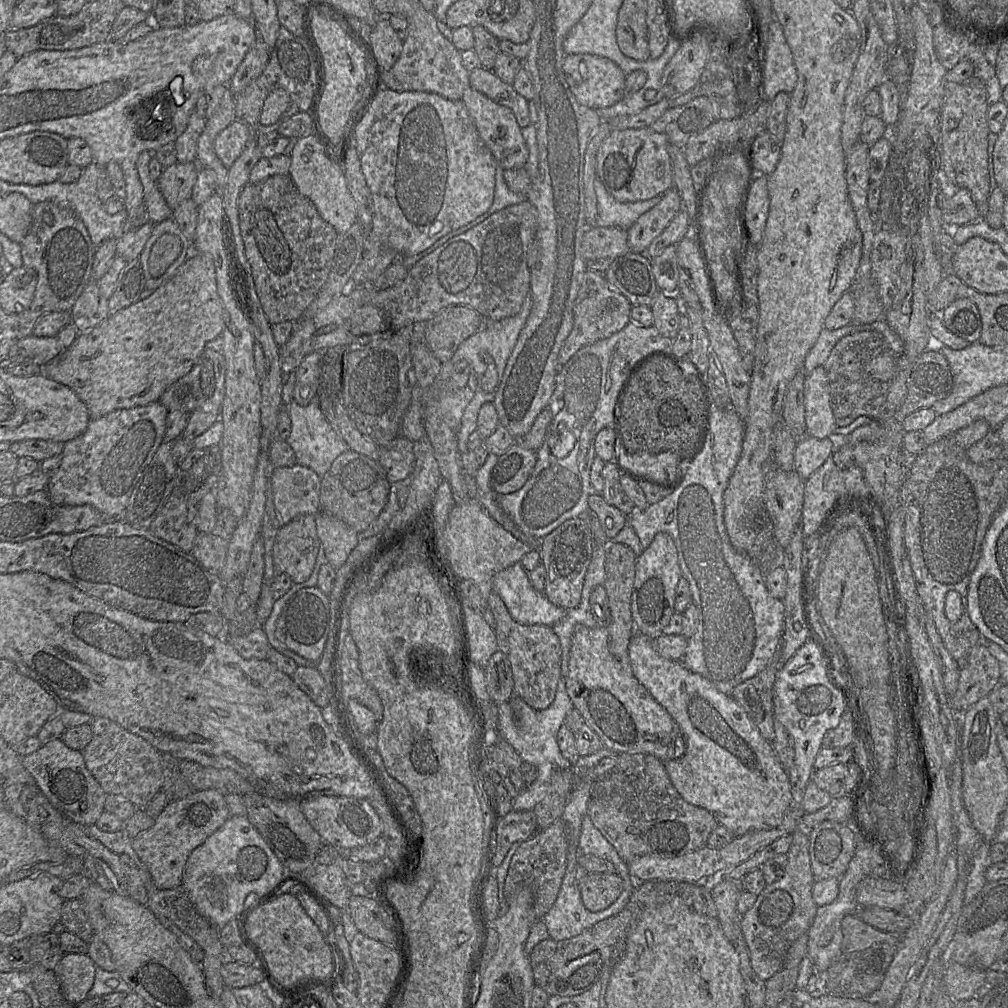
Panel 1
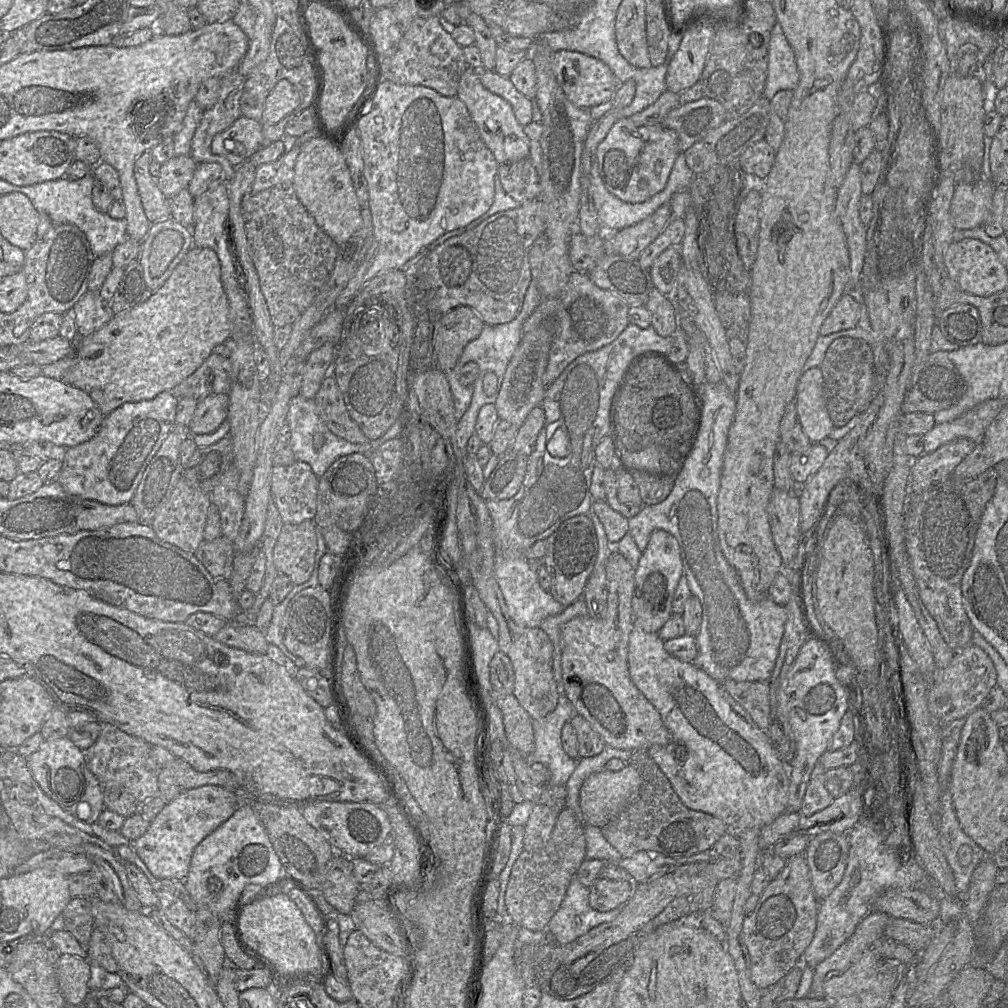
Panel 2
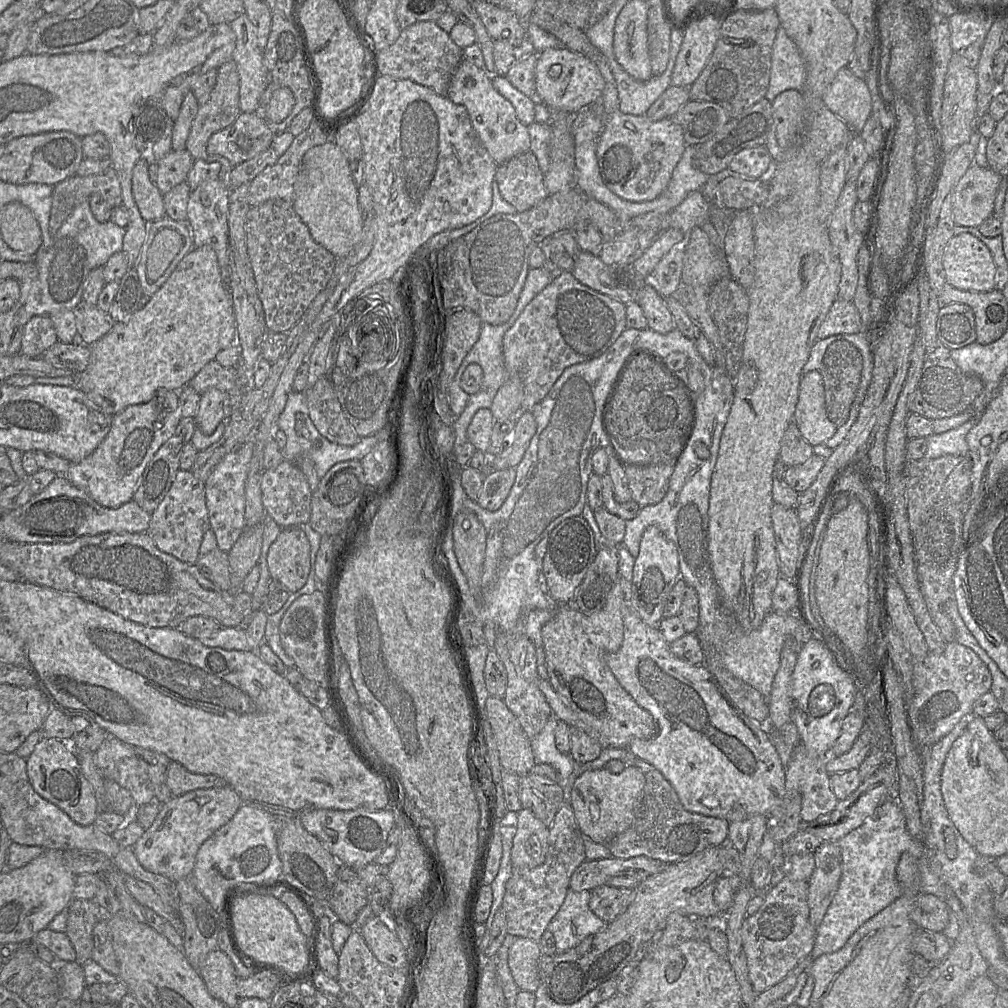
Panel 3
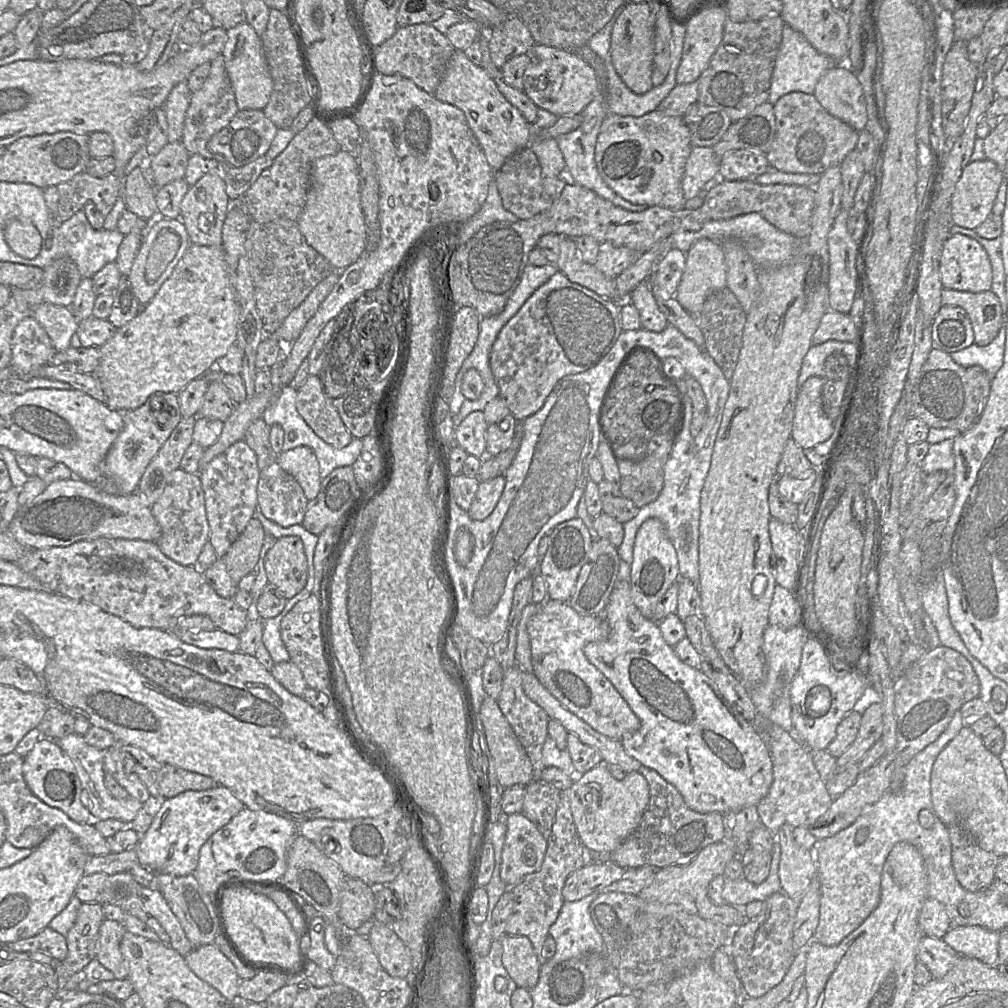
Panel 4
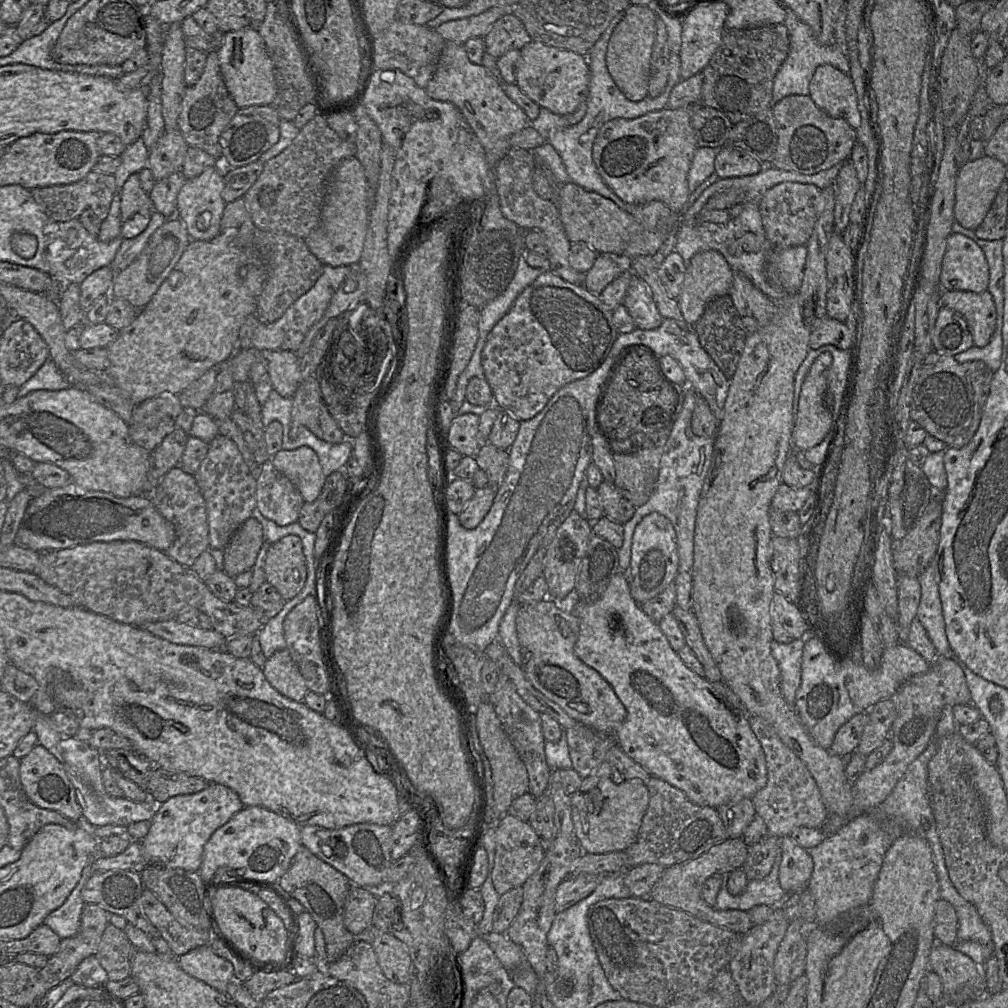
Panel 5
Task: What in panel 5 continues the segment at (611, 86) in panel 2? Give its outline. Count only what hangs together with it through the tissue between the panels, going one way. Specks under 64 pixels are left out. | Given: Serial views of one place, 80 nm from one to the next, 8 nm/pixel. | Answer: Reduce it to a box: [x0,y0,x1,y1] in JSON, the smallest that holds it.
[515,41,590,116]

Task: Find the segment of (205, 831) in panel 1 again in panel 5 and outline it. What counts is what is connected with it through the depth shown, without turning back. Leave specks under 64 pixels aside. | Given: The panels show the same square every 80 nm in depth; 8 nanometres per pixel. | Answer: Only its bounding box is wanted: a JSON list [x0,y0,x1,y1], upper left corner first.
[141,783,244,872]

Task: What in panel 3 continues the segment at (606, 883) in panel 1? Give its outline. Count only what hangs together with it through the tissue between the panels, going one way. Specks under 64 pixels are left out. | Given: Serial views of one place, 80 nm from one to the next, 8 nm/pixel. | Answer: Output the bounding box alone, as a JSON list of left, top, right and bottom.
[589,884,634,923]

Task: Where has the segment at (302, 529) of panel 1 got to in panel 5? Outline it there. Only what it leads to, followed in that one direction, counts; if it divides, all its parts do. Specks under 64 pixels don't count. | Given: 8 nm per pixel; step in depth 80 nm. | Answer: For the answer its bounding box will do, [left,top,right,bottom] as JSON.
[264,535,307,601]

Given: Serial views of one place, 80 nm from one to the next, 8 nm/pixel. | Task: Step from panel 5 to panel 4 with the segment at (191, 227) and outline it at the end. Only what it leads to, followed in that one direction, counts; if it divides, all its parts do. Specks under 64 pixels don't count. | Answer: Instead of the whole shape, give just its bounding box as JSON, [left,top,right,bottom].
[180,171,233,247]

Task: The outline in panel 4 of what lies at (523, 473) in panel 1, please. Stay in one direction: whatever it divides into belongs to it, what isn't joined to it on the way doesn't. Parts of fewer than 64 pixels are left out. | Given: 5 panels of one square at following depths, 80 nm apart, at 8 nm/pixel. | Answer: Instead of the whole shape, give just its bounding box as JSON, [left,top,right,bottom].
[468,475,506,521]

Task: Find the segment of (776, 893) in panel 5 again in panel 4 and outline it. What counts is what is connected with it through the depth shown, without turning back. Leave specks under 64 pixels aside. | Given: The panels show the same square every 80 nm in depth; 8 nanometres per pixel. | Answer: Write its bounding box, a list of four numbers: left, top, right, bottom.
[722,841,781,908]

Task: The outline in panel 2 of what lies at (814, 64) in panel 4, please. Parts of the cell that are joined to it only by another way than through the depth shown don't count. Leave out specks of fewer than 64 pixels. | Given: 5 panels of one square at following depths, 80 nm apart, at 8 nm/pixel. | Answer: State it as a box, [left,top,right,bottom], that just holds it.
[763,24,799,101]

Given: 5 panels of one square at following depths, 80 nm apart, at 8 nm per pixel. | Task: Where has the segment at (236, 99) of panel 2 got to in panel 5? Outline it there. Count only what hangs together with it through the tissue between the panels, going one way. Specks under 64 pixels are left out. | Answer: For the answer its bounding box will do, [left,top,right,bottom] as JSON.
[178,50,238,162]

